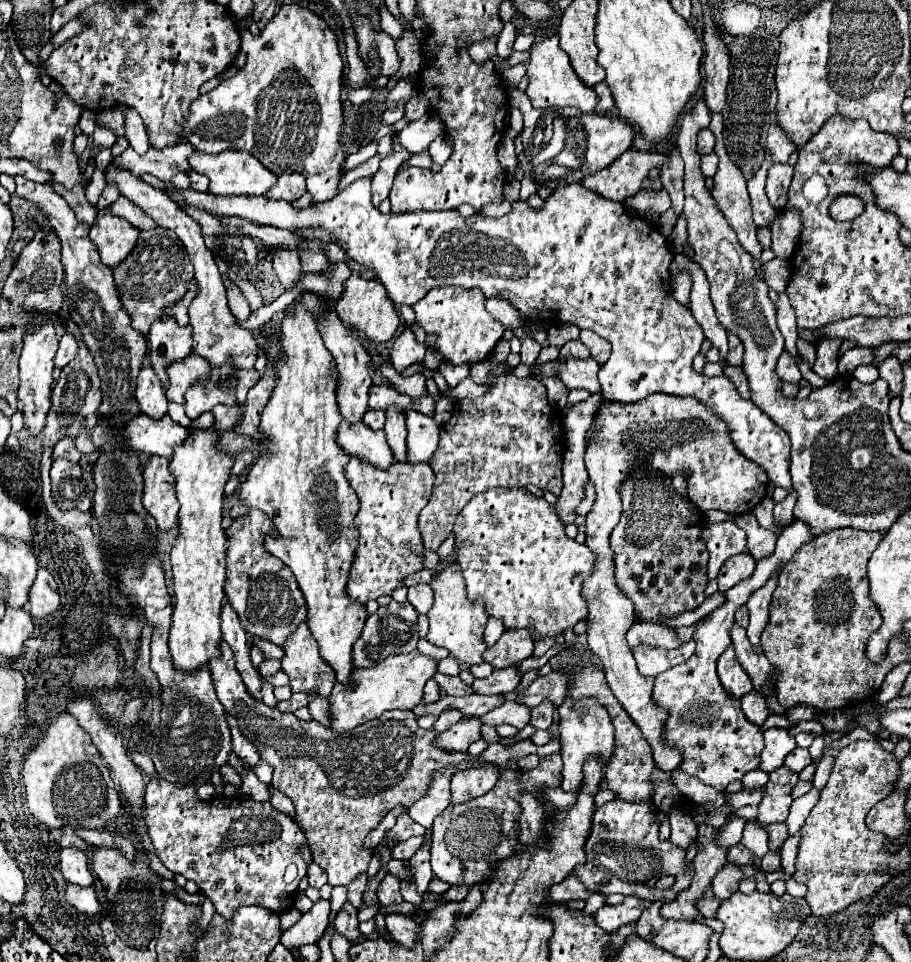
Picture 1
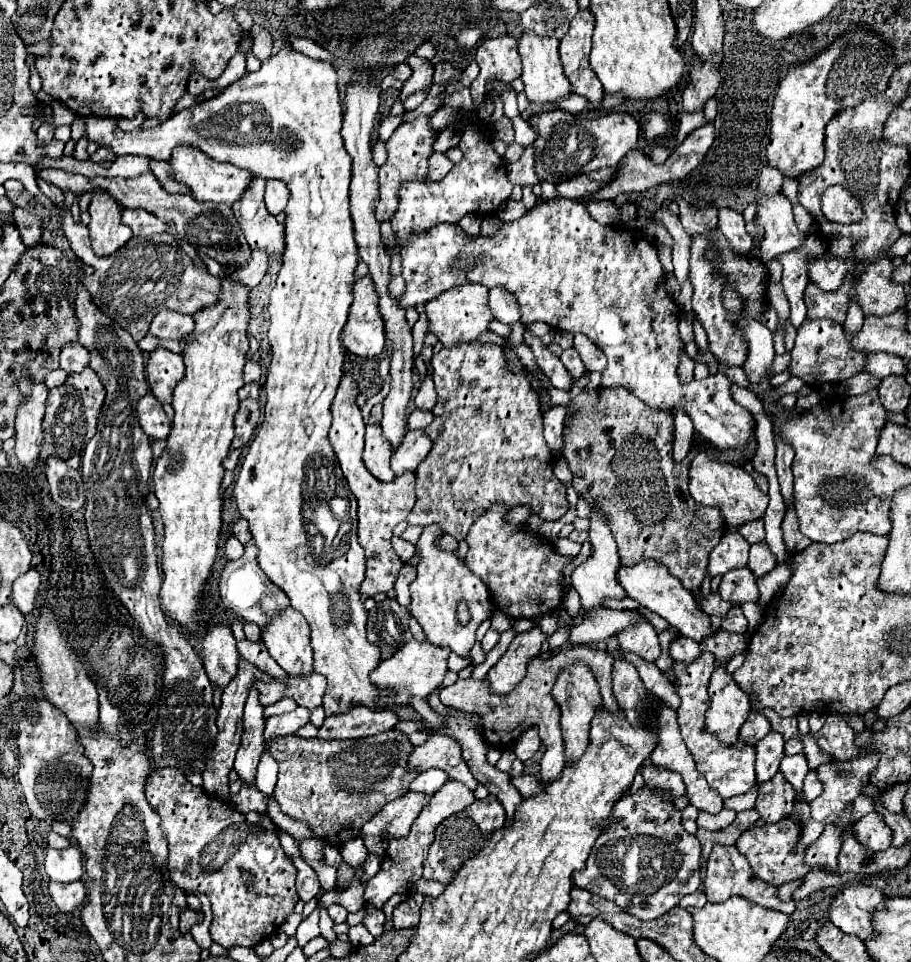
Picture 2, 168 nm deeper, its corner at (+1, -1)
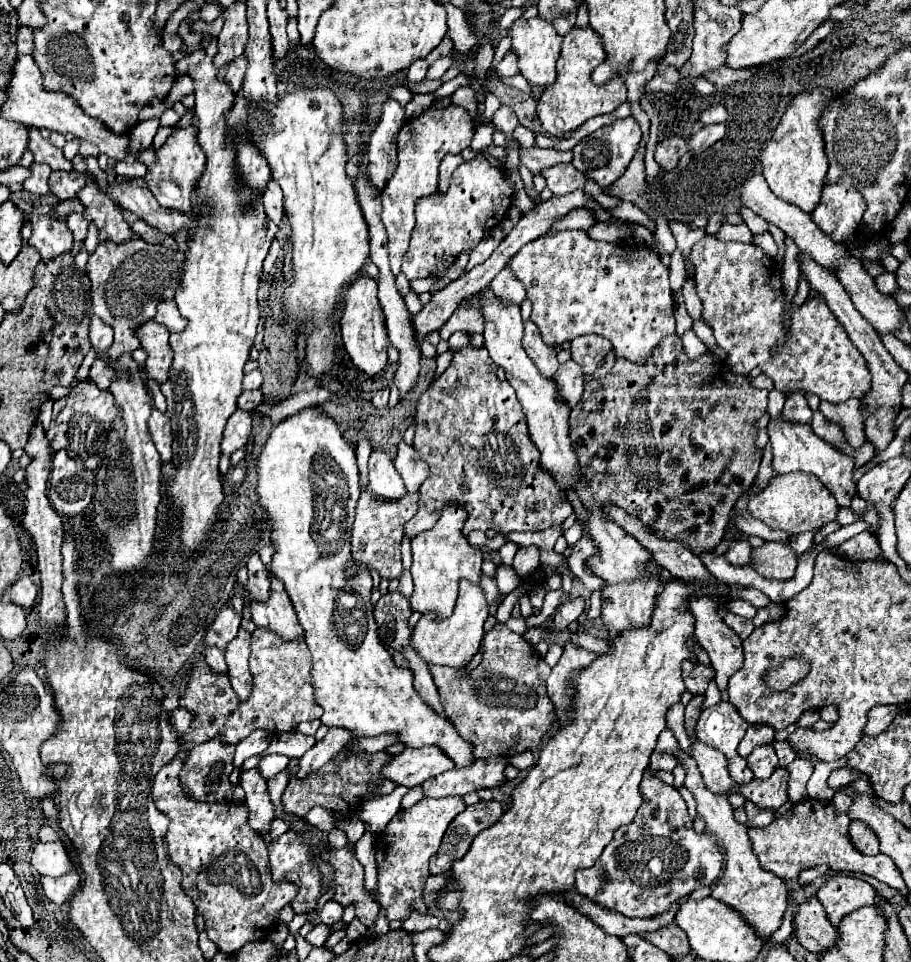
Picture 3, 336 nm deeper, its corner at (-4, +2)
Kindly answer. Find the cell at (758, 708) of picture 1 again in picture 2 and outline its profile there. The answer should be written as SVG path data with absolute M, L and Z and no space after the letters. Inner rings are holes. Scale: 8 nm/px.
M751 711L749 713L749 719L743 723L741 727L741 741L745 745L753 745L757 743L761 737L765 737L767 733L771 731L771 725L767 721L767 717L763 713L757 713L757 711Z

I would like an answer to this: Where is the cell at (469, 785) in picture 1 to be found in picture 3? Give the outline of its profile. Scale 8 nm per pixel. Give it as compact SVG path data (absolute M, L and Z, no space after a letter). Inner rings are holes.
M446 796L446 798L426 798L416 802L410 810L399 812L382 832L382 844L376 842L376 864L378 864L378 888L372 894L378 904L386 910L386 918L390 922L394 920L406 920L410 916L410 910L426 912L426 904L420 898L428 872L428 860L432 854L436 854L442 834L448 828L450 820L464 812L466 804L462 796Z

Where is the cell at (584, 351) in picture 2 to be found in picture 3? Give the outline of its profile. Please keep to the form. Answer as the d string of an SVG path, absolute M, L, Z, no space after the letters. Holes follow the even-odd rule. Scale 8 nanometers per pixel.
M594 334L578 336L572 340L572 358L582 366L584 374L594 374L594 370L604 362L606 354L612 350L612 344Z

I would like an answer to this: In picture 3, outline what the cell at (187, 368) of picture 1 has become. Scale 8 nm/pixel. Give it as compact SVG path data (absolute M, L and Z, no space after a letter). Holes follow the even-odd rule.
M150 320L144 326L138 328L138 338L140 338L140 346L148 352L148 360L146 360L146 372L152 380L156 380L158 384L164 384L168 380L168 372L170 372L170 364L174 360L174 352L170 352L170 342L168 342L168 330Z

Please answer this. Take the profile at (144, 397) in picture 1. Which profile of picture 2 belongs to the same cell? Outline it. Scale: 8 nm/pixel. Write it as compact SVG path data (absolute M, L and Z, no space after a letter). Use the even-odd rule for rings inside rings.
M151 393L141 397L141 403L137 403L137 419L139 419L139 425L145 431L145 435L149 435L149 439L153 439L153 441L167 439L171 421L165 415L161 403Z

